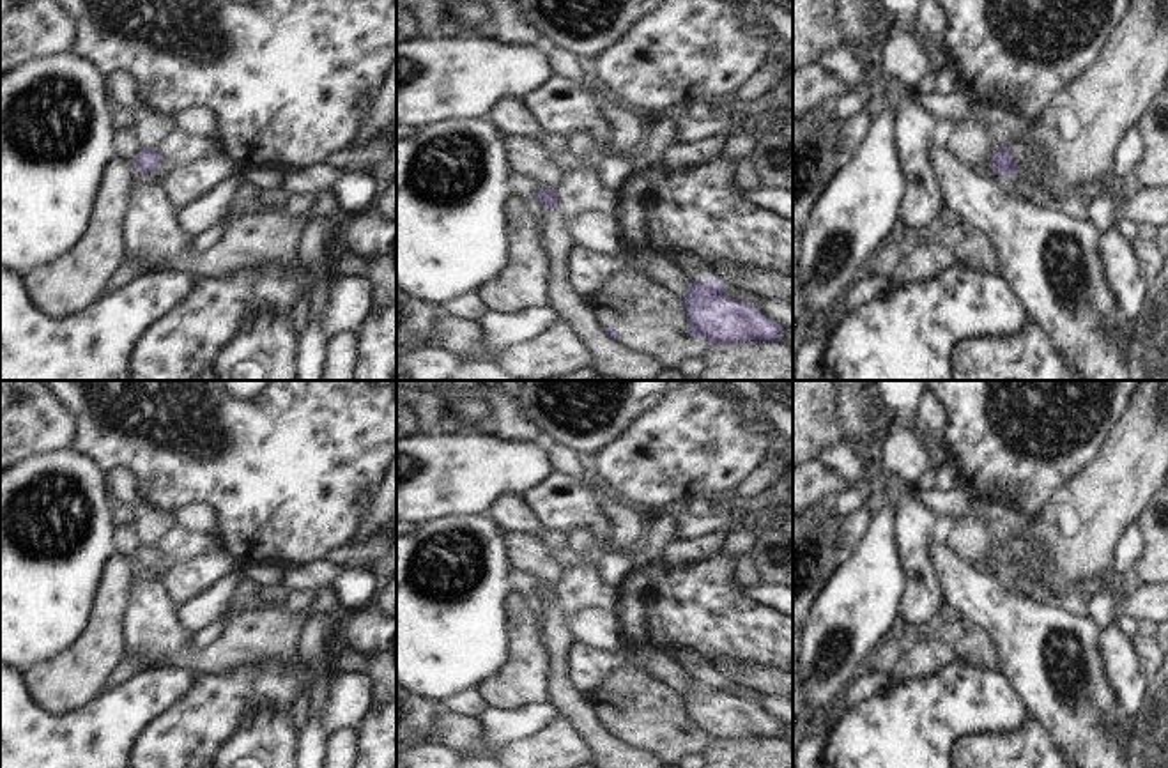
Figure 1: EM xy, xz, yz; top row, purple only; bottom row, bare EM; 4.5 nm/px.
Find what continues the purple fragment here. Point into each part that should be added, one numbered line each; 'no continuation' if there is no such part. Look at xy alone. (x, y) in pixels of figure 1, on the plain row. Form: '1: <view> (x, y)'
1: xy (126, 540).

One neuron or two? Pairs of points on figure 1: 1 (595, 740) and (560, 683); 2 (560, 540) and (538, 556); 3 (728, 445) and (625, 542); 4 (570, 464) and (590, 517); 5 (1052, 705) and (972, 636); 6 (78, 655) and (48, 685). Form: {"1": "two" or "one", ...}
{"1": "one", "2": "two", "3": "two", "4": "two", "5": "two", "6": "one"}

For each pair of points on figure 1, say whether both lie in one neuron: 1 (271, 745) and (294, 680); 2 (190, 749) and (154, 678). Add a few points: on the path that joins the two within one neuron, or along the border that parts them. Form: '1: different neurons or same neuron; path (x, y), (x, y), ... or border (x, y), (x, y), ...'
1: different neurons; border (287, 706), (259, 705), (243, 721)
2: different neurons; border (195, 675), (190, 687), (137, 733)

